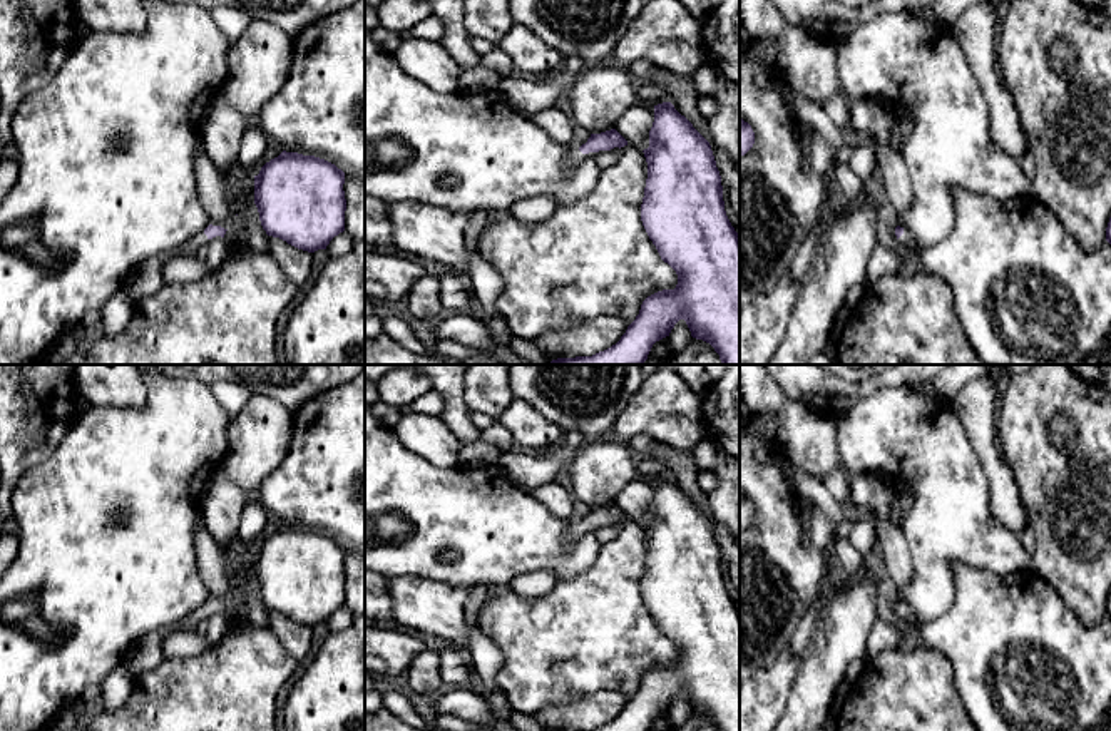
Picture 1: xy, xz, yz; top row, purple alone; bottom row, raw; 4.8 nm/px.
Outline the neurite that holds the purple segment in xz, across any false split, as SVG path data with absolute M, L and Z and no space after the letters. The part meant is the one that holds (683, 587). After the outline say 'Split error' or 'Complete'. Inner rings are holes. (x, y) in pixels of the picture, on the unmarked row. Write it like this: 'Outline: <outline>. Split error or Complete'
Outline: M663 477L654 480L649 522L643 527L648 554L641 596L661 634L676 646L678 659L648 671L621 714L592 731L648 731L653 719L669 711L679 694L686 696L693 713L709 718L719 731L740 731L740 609L724 585L721 550L711 520L671 477Z. Complete

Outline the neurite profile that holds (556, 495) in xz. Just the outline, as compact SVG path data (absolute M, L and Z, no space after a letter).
M552 482L529 492L561 519L571 519L574 498L566 482Z

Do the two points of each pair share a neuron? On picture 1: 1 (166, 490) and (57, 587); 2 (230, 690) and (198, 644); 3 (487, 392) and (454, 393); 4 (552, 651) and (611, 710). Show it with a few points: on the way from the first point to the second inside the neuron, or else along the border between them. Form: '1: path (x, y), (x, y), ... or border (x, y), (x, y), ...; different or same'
1: path (139, 517), (84, 572); same
2: border (211, 646), (198, 654), (166, 659); different
3: border (462, 382), (462, 398), (471, 408); different
4: border (628, 698), (618, 691), (591, 691), (556, 703); different

